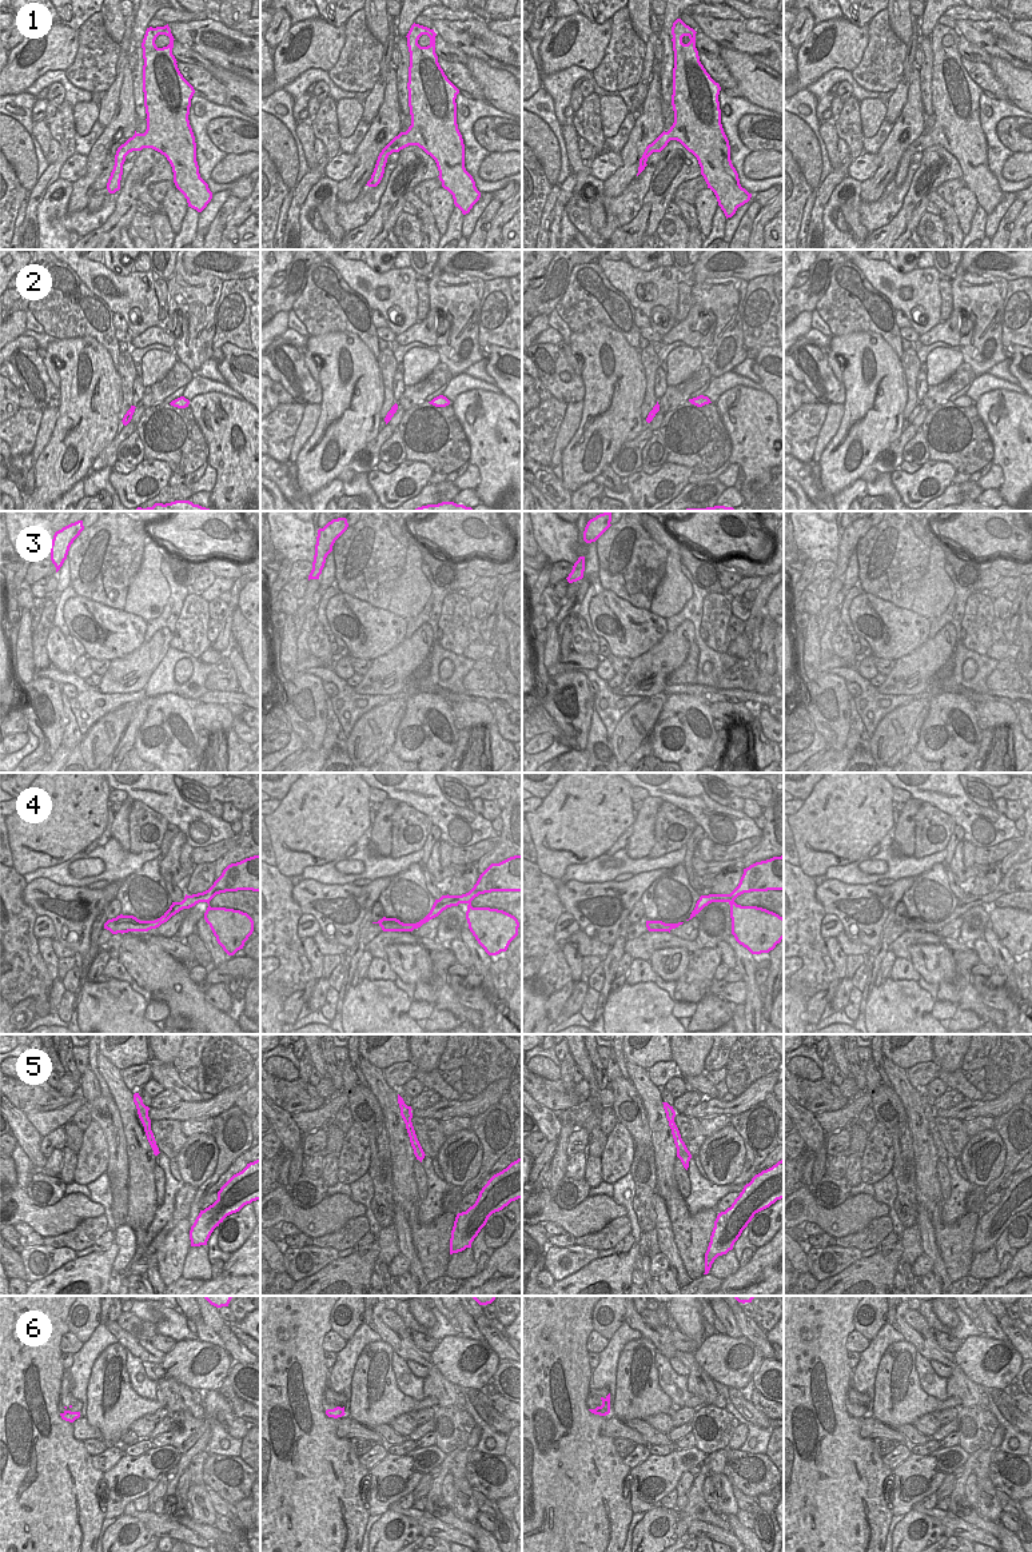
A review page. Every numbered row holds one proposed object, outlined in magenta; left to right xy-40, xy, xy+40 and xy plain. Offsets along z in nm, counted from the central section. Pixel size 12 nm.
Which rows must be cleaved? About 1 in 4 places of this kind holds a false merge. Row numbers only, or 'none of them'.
1

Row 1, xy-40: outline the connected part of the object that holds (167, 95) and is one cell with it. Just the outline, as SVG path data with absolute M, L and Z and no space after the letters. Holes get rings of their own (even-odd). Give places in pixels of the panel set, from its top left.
M168 24L164 27L147 28L142 43L144 59L143 92L147 113L147 129L144 133L138 133L135 131L135 135L119 148L121 148L124 153L142 151L143 148L152 148L164 155L172 167L174 183L187 199L188 207L202 212L211 202L212 192L210 191L208 184L200 177L196 161L195 136L188 120L191 99L195 89L183 77L178 68L178 61L172 55L174 40ZM159 35L170 37L170 44L167 47L156 47L155 40Z

